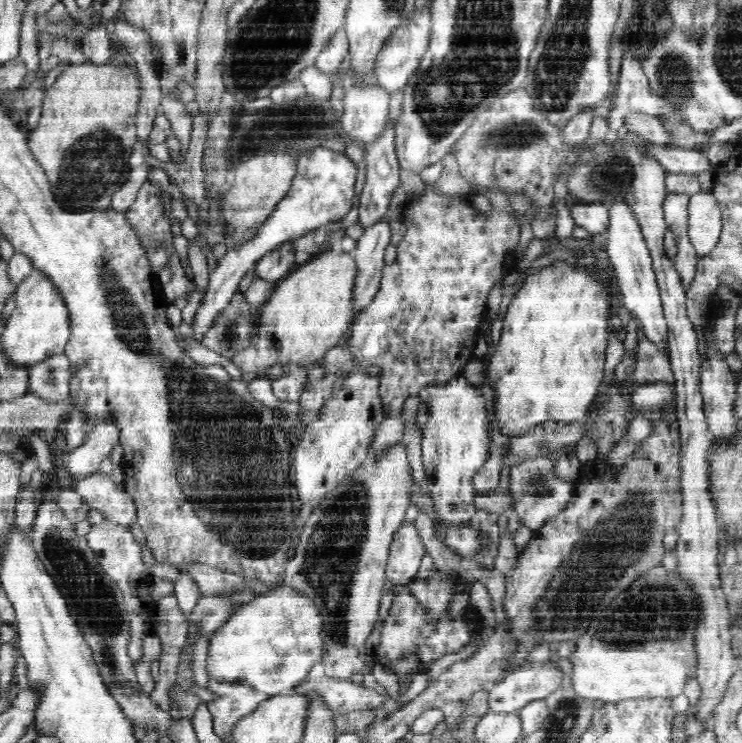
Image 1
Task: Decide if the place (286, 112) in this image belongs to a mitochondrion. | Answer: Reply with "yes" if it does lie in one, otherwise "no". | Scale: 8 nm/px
yes

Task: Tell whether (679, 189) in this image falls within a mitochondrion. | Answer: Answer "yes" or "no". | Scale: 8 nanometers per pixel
no

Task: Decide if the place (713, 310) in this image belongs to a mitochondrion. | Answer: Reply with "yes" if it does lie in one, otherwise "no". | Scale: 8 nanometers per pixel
no

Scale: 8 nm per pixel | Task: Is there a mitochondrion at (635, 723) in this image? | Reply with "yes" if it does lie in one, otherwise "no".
no

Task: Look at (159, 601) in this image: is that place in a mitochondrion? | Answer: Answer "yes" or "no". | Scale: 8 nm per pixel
no

